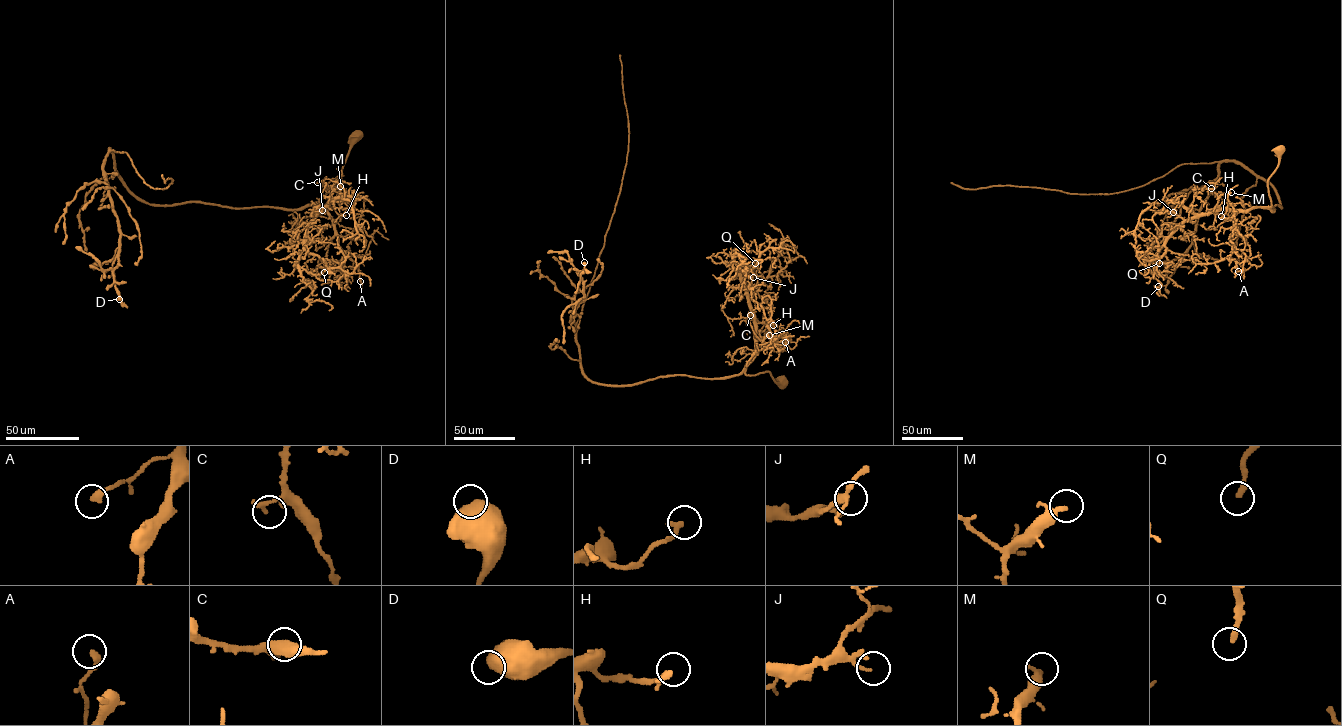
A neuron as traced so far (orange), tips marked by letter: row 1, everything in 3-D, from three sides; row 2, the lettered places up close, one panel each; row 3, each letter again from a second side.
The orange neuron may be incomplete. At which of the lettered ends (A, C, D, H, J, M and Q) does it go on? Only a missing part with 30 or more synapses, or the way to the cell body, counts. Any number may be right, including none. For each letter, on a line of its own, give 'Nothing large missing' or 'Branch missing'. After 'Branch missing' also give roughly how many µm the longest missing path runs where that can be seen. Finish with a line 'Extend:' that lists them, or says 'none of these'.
A: Nothing large missing
C: Nothing large missing
D: Nothing large missing
H: Nothing large missing
J: Nothing large missing
M: Nothing large missing
Q: Branch missing. Missing length about 25 µm
Extend: Q

